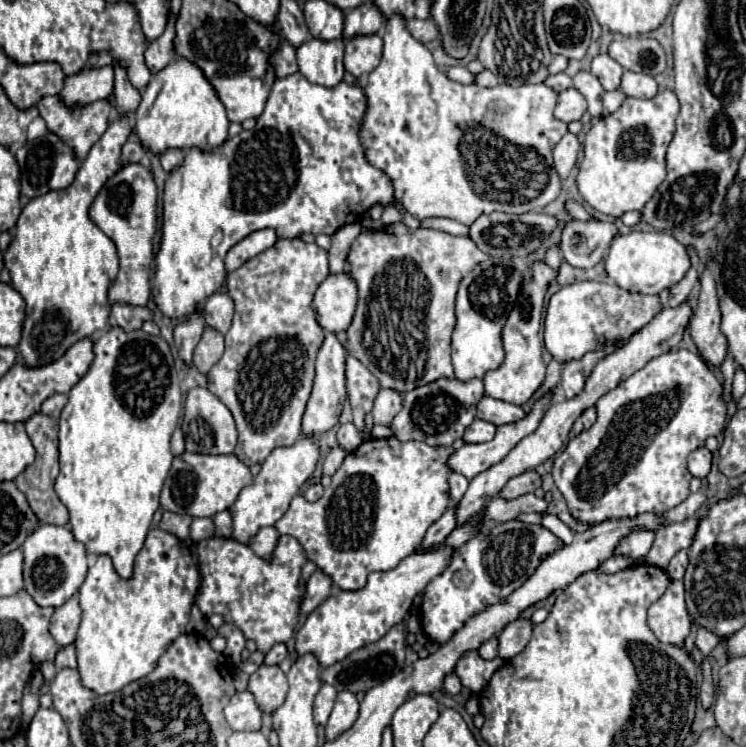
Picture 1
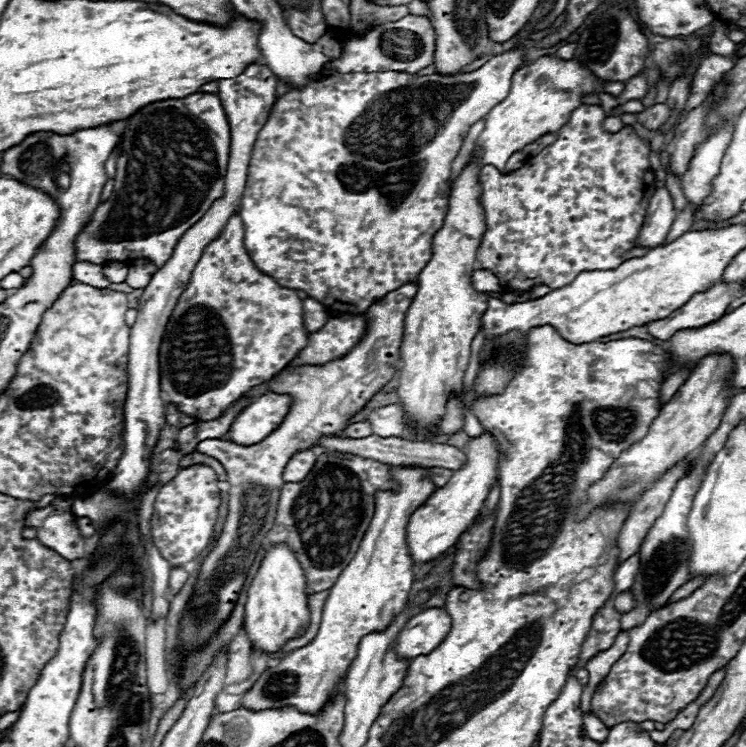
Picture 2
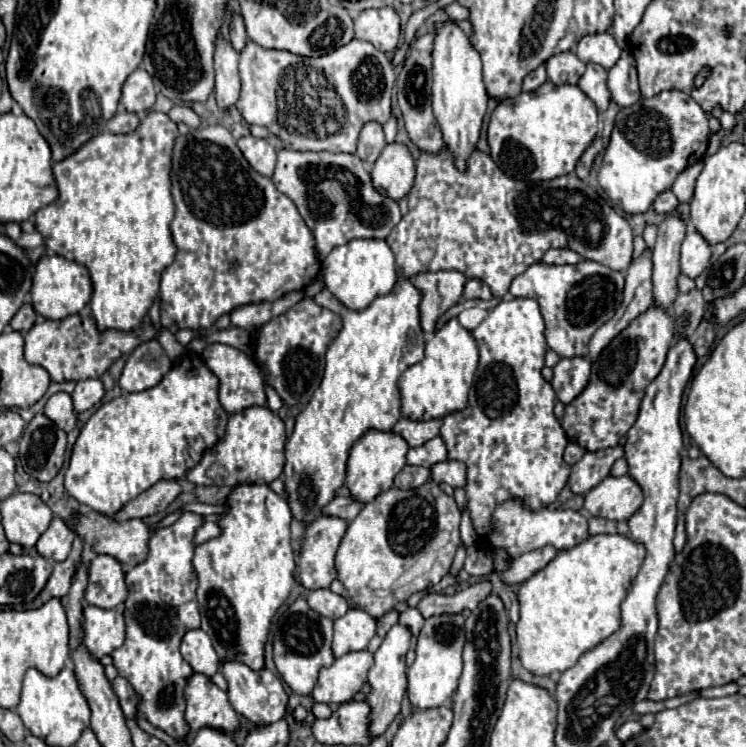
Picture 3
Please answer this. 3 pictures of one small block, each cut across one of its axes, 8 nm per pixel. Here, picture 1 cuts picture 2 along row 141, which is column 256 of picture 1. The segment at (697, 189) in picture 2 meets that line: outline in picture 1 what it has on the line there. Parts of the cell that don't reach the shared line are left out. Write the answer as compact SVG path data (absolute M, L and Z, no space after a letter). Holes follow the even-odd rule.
M238 692L224 708L224 716L232 730L260 730L262 712L250 692Z

